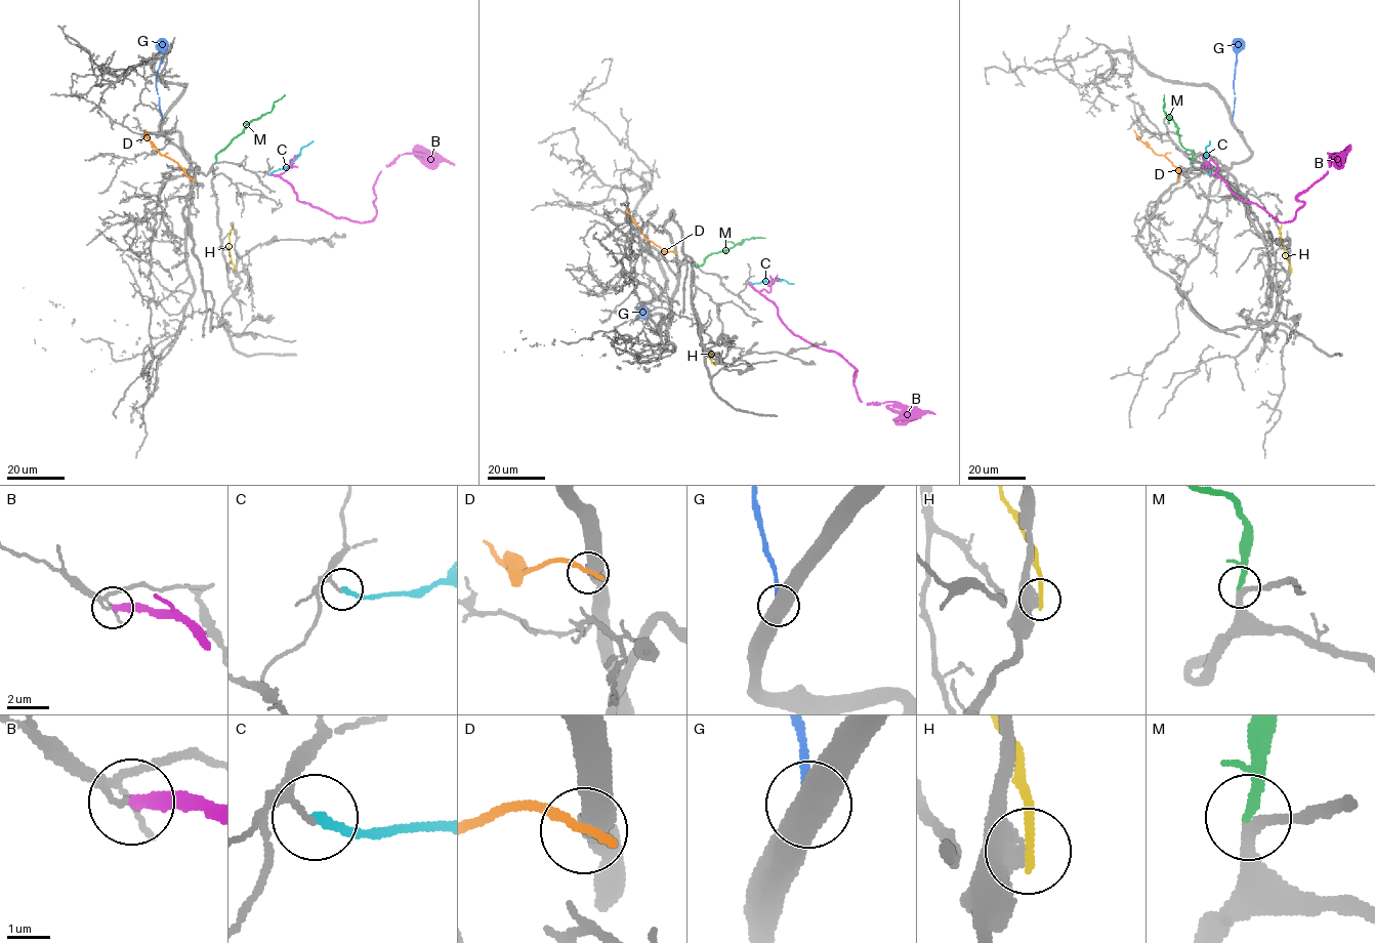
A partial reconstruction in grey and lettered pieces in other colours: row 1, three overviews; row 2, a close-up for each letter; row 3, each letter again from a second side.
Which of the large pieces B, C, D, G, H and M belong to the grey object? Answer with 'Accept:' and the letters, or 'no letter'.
Accept: M

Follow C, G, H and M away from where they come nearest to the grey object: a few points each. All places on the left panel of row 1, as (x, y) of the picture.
C: (268, 174), (286, 168), (313, 140)
G: (162, 119), (156, 87), (156, 74), (163, 55), (161, 38)
H: (235, 272), (228, 253), (233, 224)
M: (215, 162), (216, 155), (245, 126), (268, 113), (274, 104), (285, 94)

